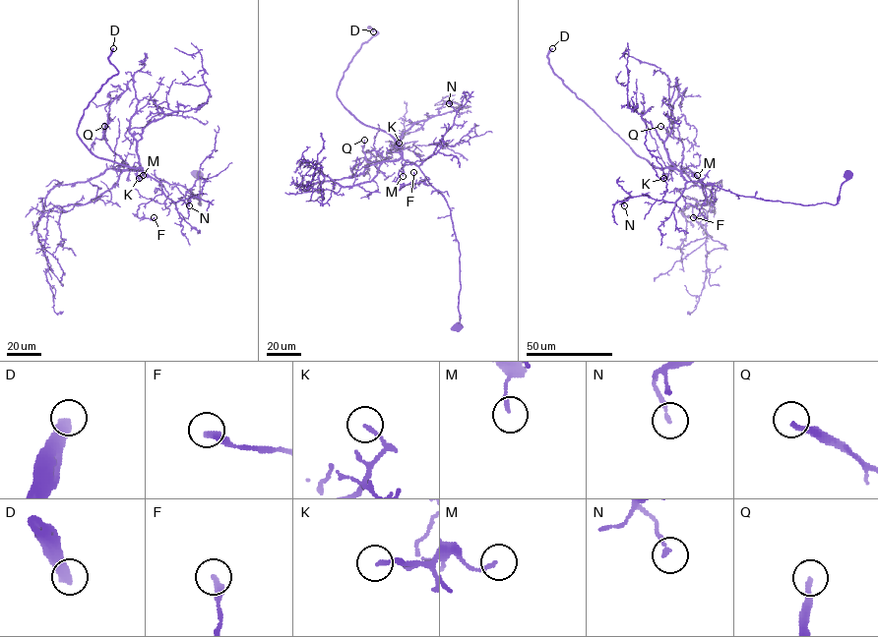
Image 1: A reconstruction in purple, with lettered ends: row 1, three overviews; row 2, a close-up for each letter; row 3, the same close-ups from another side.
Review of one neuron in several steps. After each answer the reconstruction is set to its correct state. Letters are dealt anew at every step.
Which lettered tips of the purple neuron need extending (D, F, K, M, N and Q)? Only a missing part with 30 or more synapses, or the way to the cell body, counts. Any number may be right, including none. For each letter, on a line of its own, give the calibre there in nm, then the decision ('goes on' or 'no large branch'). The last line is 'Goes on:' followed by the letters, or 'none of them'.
D: calibre 480 nm; goes on
F: calibre 280 nm; no large branch
K: calibre 150 nm; no large branch
M: calibre 140 nm; no large branch
N: calibre 160 nm; no large branch
Q: calibre 200 nm; goes on
Goes on: D, Q

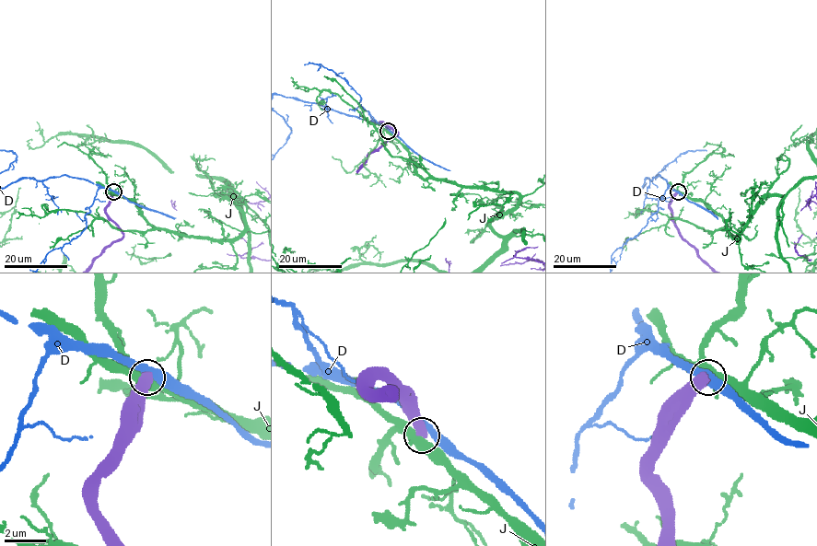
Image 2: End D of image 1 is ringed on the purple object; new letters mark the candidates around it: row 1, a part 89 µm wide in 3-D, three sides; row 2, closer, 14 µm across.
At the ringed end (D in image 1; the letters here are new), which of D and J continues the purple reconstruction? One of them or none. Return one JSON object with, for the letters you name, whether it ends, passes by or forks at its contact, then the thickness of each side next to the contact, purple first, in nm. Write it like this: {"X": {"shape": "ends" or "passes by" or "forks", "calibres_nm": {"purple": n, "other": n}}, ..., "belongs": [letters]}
{"belongs": []}

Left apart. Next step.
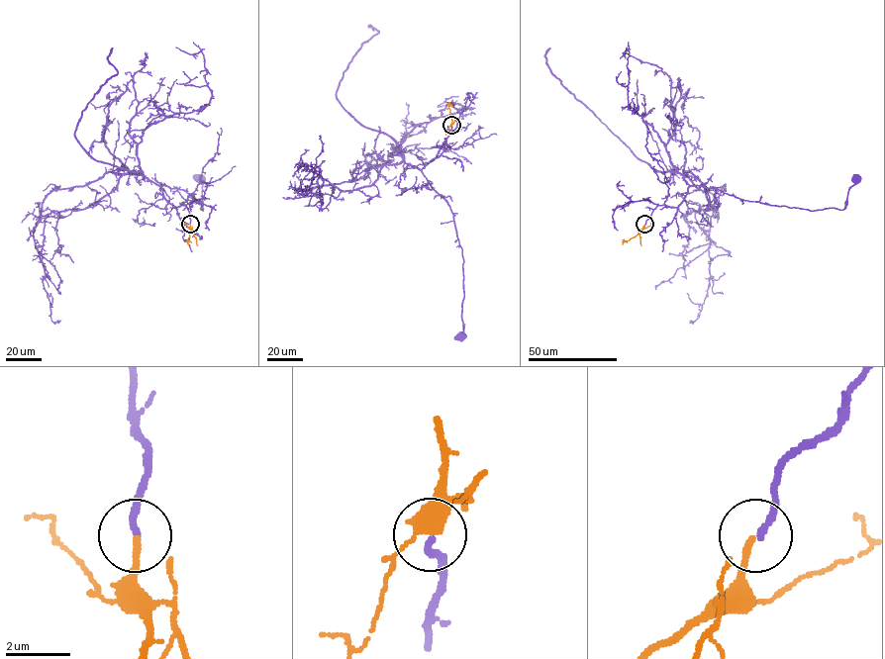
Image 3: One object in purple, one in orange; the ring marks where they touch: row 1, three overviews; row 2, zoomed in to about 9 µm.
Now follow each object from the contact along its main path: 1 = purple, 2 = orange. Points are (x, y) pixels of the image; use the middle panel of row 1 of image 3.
1: (451, 126), (436, 157), (421, 170), (448, 204), (462, 249), (463, 333), (460, 336)
2: (451, 125), (448, 105), (452, 107)

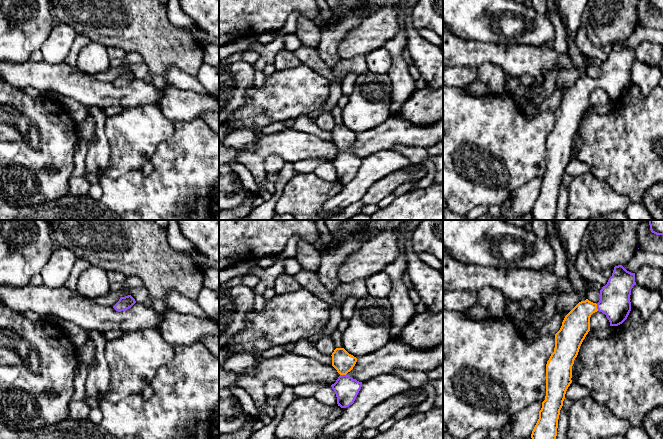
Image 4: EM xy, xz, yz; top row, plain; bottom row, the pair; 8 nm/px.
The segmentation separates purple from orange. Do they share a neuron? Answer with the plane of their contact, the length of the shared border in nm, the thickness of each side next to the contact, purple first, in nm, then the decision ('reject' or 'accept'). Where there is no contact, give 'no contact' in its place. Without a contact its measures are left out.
xz | 60 nm | 200/170 nm | accept

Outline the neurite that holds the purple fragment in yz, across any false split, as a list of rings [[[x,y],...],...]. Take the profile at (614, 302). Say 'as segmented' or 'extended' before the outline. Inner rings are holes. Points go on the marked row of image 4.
extended | [[[622,265],[615,266],[612,276],[609,278],[607,284],[600,290],[599,302],[596,304],[589,301],[588,299],[581,301],[565,316],[560,330],[555,334],[554,352],[551,354],[546,364],[546,396],[545,400],[542,402],[542,408],[539,411],[539,419],[531,434],[532,439],[556,439],[560,410],[563,406],[566,391],[572,383],[572,366],[574,364],[575,358],[578,355],[583,340],[590,331],[591,315],[599,311],[606,315],[610,322],[610,326],[618,326],[622,324],[627,319],[631,311],[630,295],[631,289],[634,285],[636,285],[635,273],[627,271]]]

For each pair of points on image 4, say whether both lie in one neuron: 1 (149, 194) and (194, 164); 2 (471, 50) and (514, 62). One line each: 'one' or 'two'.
1: one
2: one

